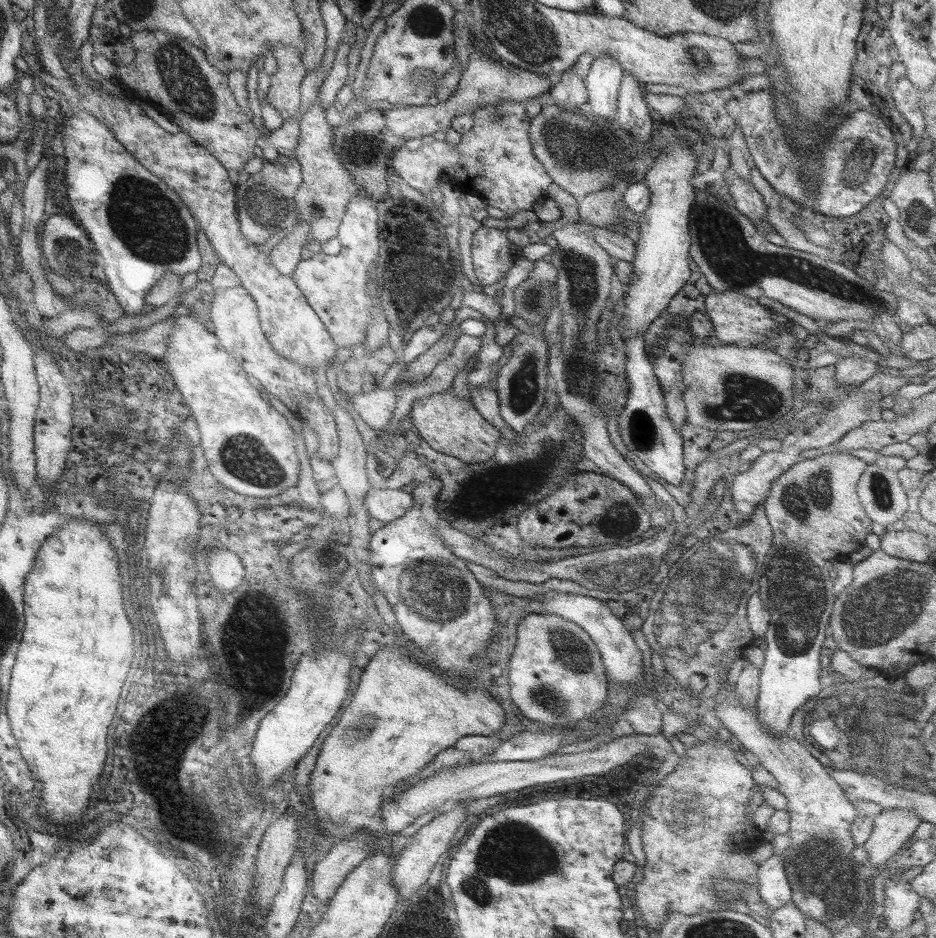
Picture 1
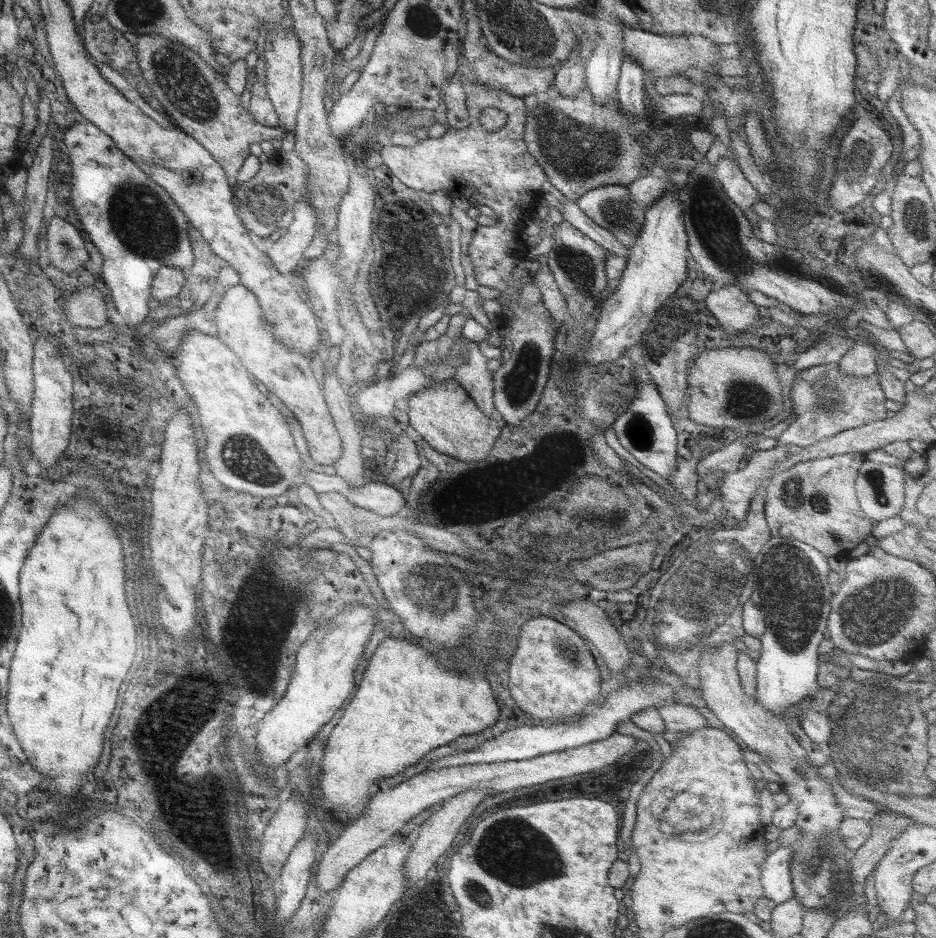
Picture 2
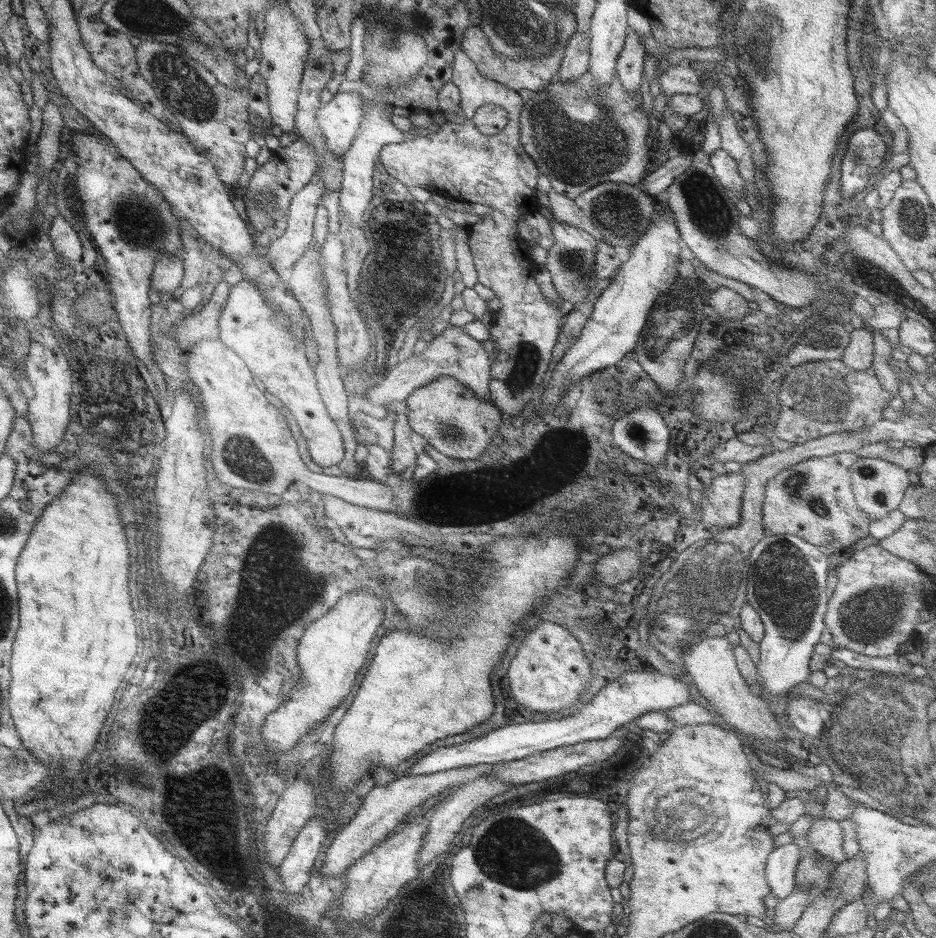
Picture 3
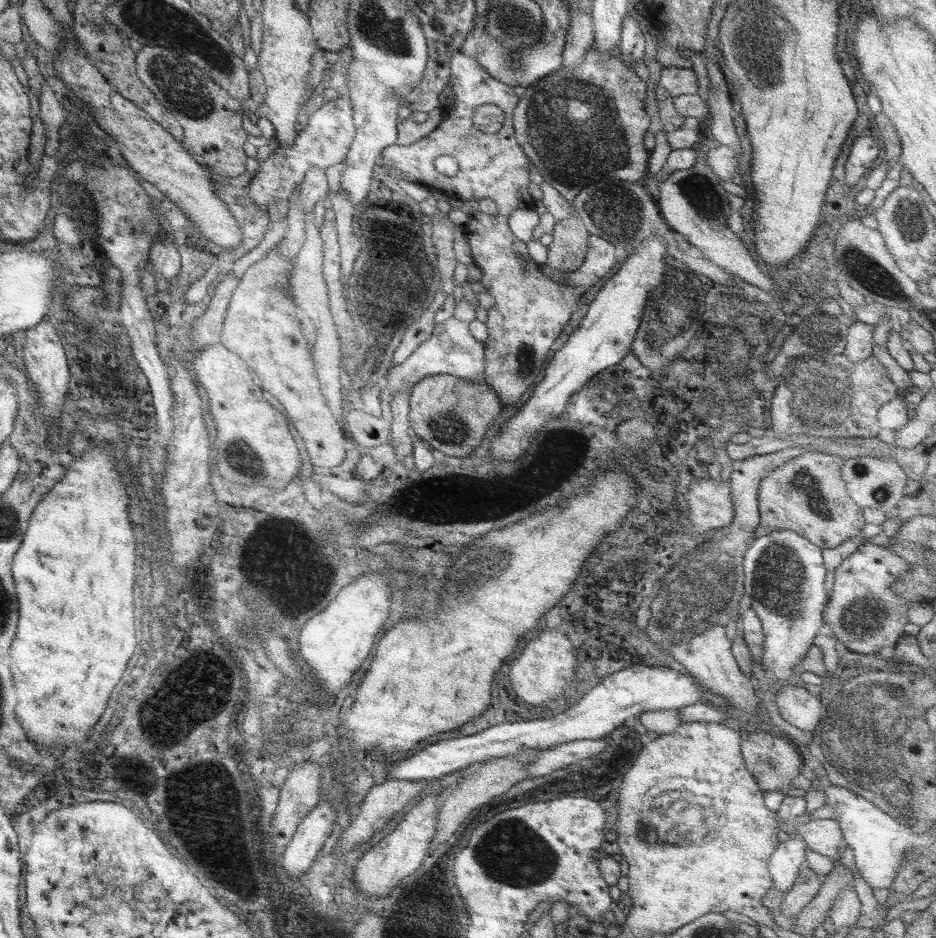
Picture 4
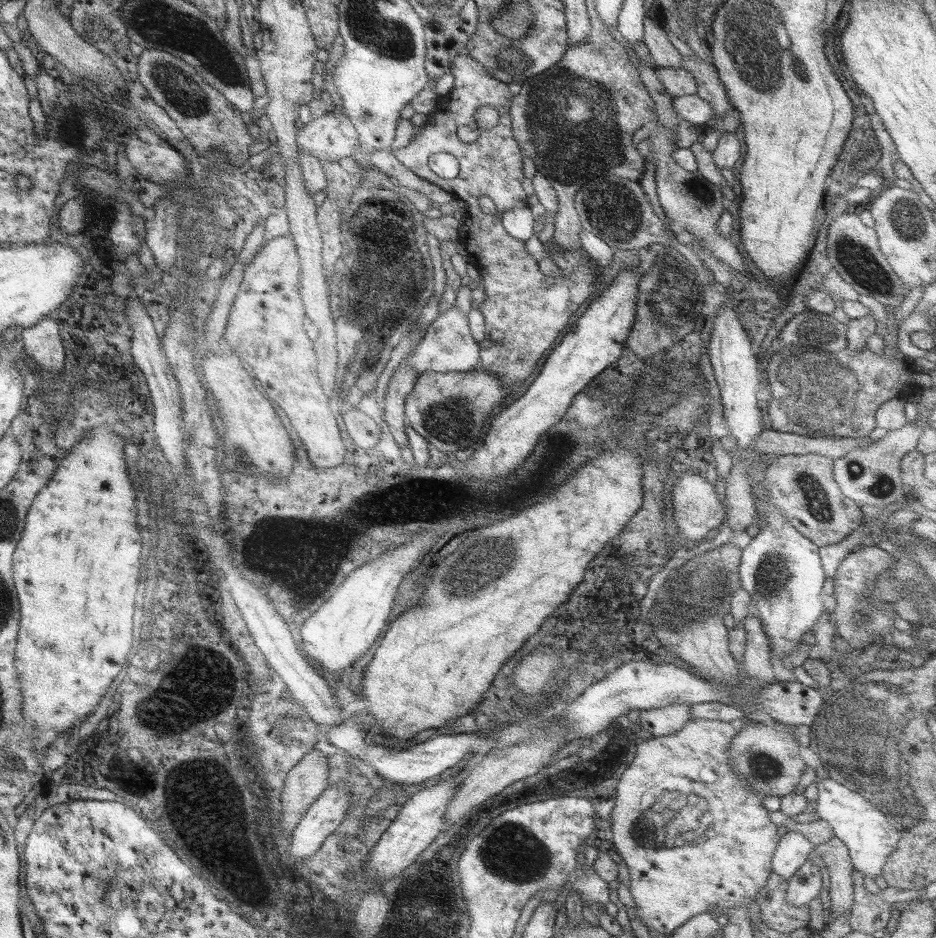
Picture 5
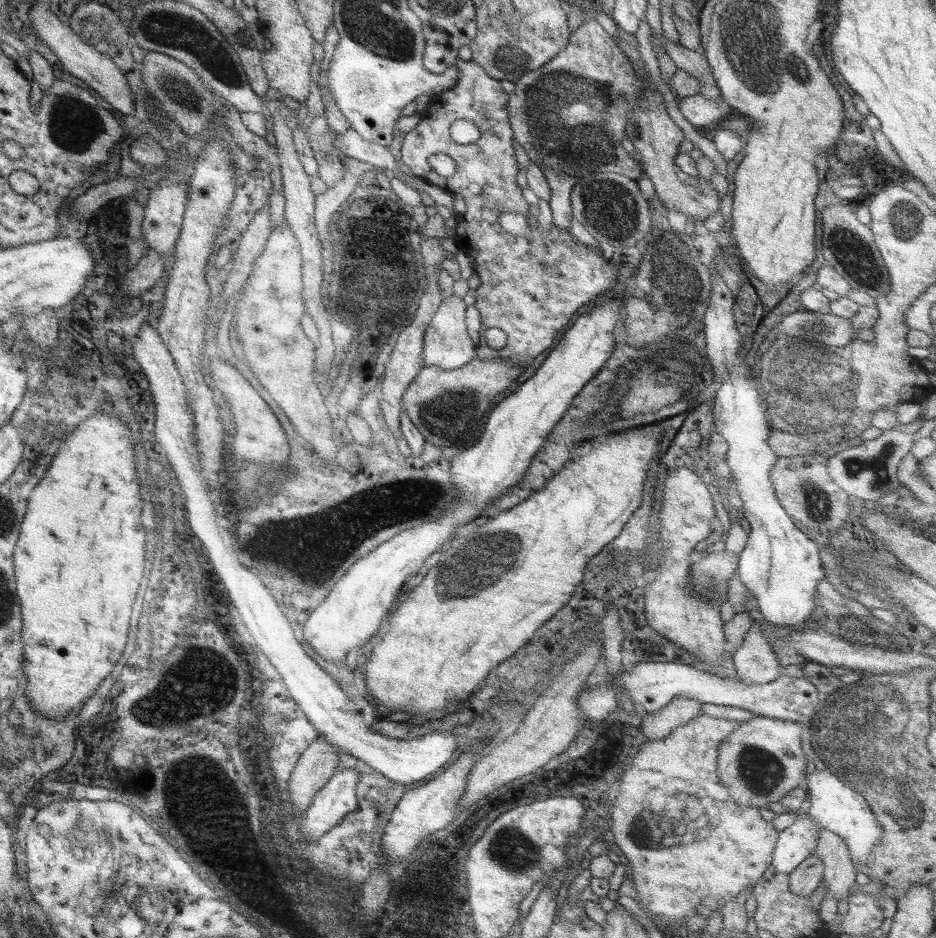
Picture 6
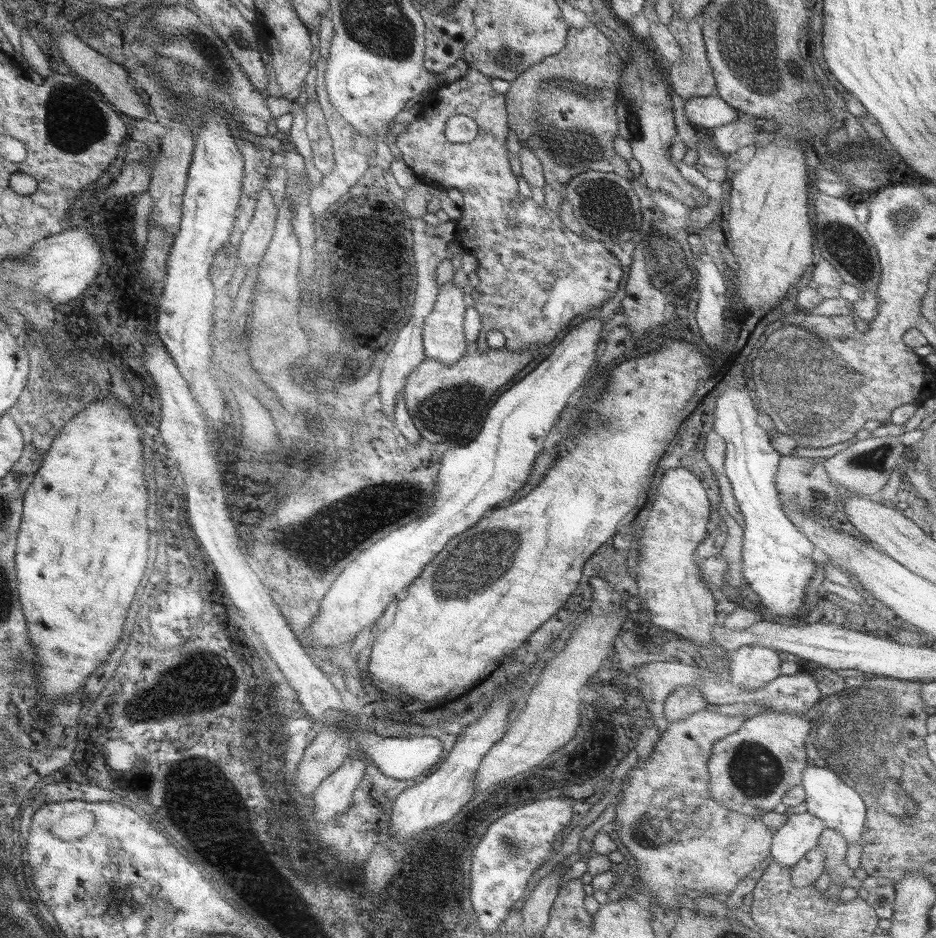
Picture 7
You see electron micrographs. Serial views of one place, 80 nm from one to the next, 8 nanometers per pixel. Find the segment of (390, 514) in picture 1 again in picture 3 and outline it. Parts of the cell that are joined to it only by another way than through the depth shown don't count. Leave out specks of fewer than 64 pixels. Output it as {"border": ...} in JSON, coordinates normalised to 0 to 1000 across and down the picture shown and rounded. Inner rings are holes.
{"border":[[[233,361],[214,362],[202,369],[198,373],[198,397],[206,414],[213,418],[213,433],[217,435],[219,454],[225,465],[225,482],[221,482],[221,488],[237,516],[298,529],[309,516],[316,515],[343,529],[356,529],[402,546],[418,543],[420,526],[410,516],[389,509],[374,511],[364,505],[355,507],[348,502],[333,504],[328,500],[321,489],[322,485],[317,484],[304,443],[283,426],[281,418],[270,409],[268,398],[257,382]]]}

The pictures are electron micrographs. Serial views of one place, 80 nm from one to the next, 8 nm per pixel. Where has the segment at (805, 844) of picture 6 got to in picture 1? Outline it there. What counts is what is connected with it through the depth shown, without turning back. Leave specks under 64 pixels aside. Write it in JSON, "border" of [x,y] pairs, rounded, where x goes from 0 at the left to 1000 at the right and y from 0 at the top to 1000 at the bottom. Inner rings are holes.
{"border":[[[825,912],[809,922],[808,950],[811,957],[822,967],[822,974],[844,962],[844,946],[834,913]]]}

